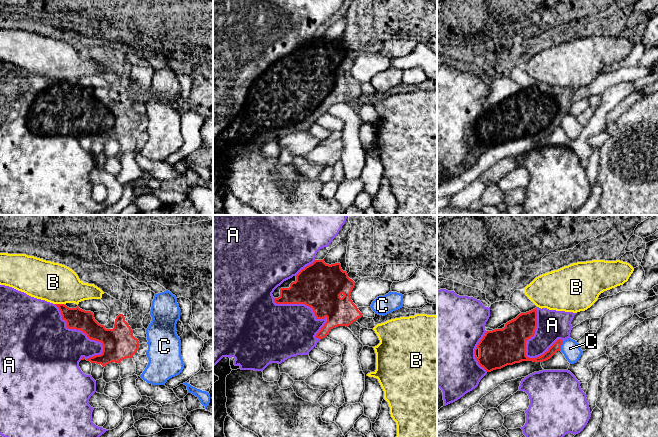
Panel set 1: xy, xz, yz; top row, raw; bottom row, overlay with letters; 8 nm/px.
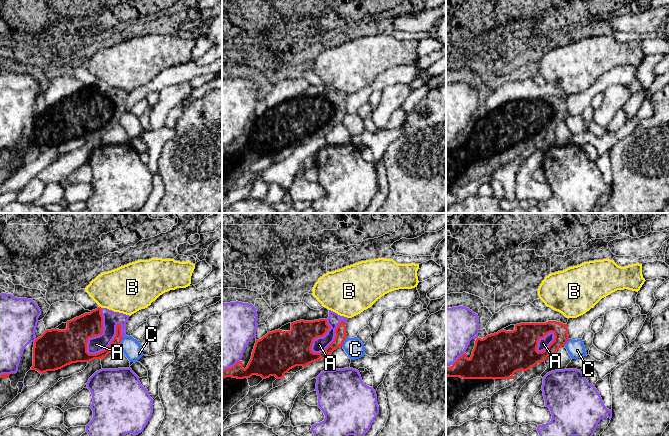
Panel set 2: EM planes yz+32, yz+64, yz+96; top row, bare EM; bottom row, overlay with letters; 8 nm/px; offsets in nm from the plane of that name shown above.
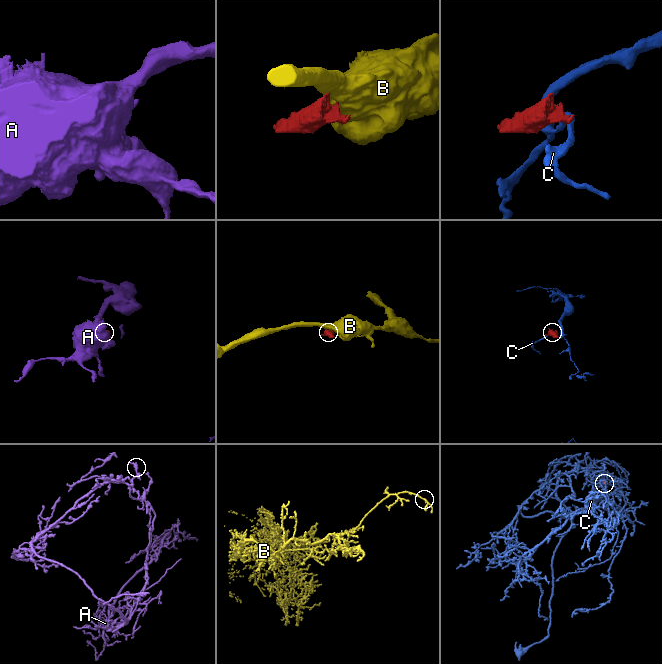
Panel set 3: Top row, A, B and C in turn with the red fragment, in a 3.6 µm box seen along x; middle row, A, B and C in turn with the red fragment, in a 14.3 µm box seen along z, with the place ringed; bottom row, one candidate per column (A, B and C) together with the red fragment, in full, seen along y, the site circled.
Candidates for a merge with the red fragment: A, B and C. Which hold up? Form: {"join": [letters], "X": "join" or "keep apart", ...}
{"join": [], "A": "keep apart", "B": "keep apart", "C": "keep apart"}

